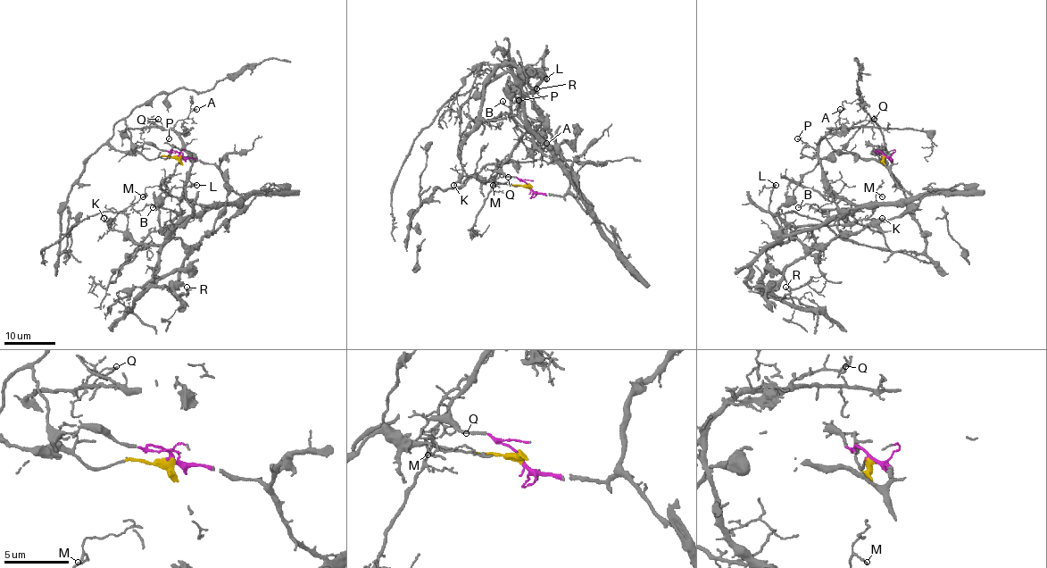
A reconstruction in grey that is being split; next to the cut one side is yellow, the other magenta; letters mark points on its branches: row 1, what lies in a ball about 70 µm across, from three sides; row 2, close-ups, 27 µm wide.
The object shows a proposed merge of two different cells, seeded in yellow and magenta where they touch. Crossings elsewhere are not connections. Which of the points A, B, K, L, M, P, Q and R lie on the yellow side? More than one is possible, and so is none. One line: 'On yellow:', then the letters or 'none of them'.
On yellow: none of them

